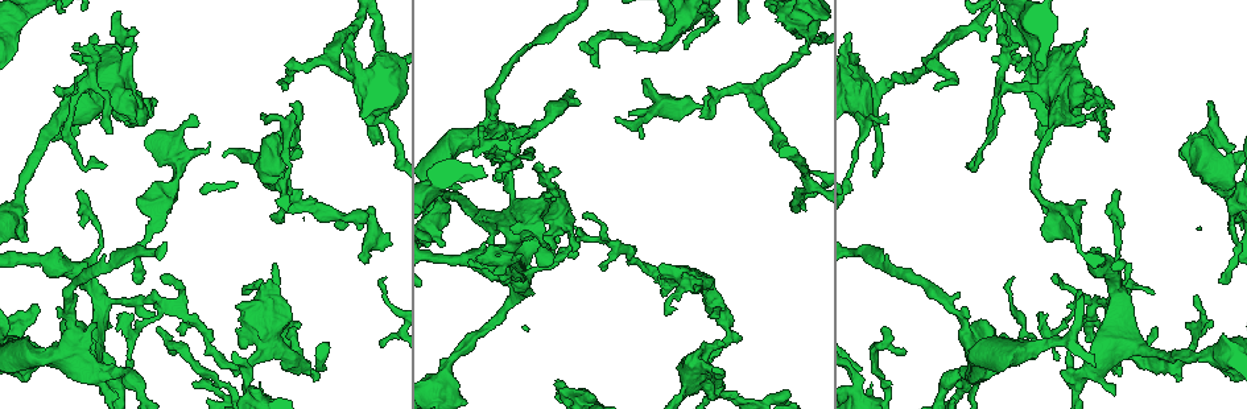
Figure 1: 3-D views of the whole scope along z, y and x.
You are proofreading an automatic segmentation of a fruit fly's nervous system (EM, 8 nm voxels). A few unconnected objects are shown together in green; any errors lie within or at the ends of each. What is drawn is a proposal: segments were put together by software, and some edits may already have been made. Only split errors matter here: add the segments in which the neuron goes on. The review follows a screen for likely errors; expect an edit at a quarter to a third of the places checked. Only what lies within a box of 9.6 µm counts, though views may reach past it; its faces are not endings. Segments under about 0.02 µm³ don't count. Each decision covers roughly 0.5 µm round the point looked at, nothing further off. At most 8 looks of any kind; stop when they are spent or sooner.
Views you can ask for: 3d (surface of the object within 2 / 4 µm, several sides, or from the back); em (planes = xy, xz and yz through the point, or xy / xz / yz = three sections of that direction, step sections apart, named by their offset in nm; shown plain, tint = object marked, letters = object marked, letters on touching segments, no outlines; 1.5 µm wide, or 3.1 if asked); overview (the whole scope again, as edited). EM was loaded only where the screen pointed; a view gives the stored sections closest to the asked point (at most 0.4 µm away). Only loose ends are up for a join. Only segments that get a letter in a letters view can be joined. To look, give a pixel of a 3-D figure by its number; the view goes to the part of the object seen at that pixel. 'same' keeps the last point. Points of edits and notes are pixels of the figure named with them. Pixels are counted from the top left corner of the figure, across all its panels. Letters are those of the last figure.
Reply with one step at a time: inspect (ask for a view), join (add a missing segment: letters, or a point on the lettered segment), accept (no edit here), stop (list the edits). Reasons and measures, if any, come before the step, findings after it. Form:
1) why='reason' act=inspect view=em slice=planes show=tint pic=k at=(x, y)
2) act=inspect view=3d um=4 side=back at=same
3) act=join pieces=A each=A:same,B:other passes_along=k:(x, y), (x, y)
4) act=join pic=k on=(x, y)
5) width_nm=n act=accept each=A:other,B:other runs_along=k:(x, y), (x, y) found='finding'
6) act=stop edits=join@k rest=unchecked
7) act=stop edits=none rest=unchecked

why='branch stops here' act=inspect view=3d um=4 pic=1 at=(275, 265)

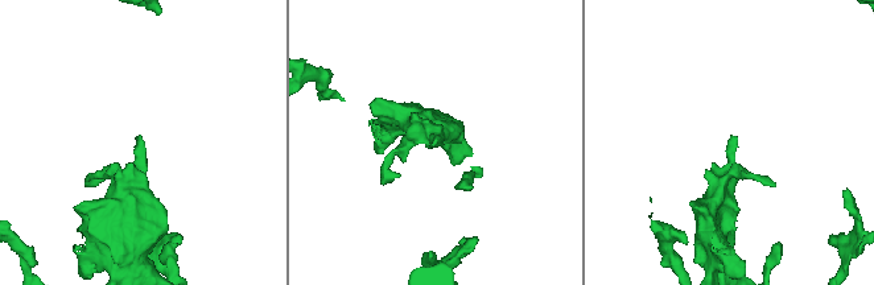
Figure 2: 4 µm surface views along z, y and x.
why='need the tissue' act=inspect view=em slice=planes show=letters pic=2 at=(732, 136)

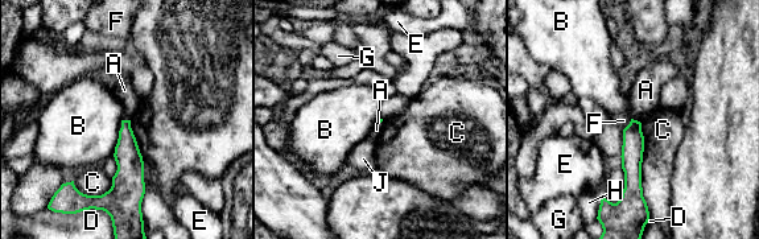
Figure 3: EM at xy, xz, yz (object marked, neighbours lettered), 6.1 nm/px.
act=accept each=A:other,B:other,C:other,D:other,E:other,F:other,G:other,H:other,J:other found='no lettered segment goes on from it'

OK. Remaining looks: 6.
why='an open end' act=inspect view=3d um=4 pic=1 at=(738, 338)

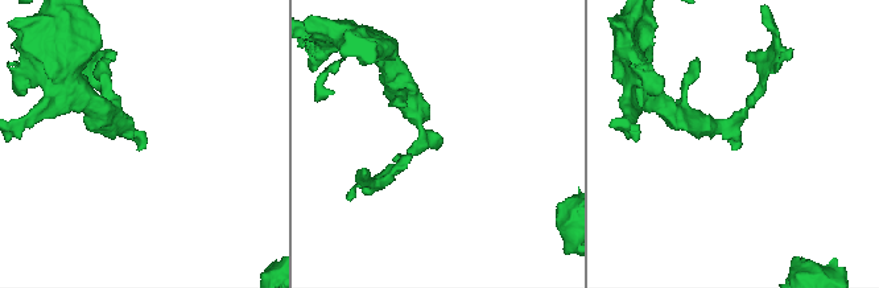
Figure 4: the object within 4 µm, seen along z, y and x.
why='need the tissue' act=inspect view=em slice=planes show=letters pic=4 at=(442, 143)

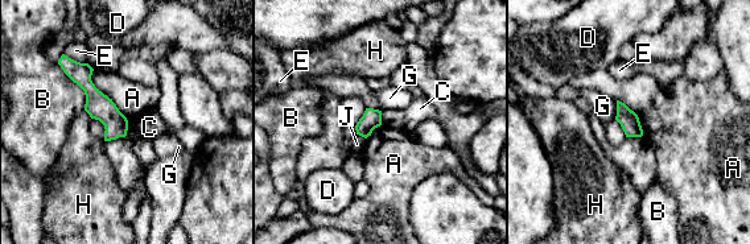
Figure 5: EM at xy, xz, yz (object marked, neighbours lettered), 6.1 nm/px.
act=accept each=A:other,B:other,C:other,D:other,E:other,G:other,H:other,J:other runs_along=5:(74, 65), (97, 103), (122, 133) found='none of them fits'

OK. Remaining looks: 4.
why='an open end' act=inspect view=em slice=xy step=8 show=tint pic=1 at=(360, 255)

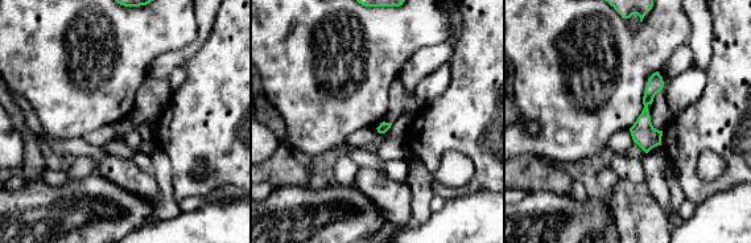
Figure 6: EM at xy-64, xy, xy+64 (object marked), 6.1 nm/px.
act=inspect view=em slice=planes show=letters at=same

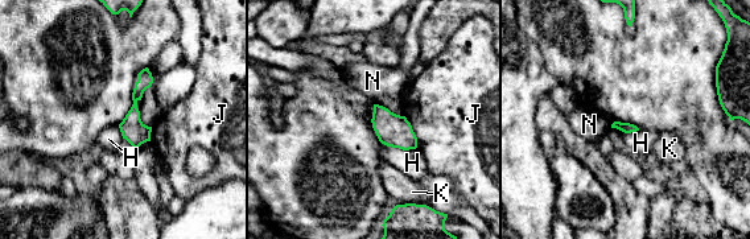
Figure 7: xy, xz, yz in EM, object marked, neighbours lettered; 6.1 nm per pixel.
act=accept each=H:other,J:other,K:other,N:other found='no lettered segment goes on from it'

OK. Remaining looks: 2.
act=stop edits=none rest=unchecked

